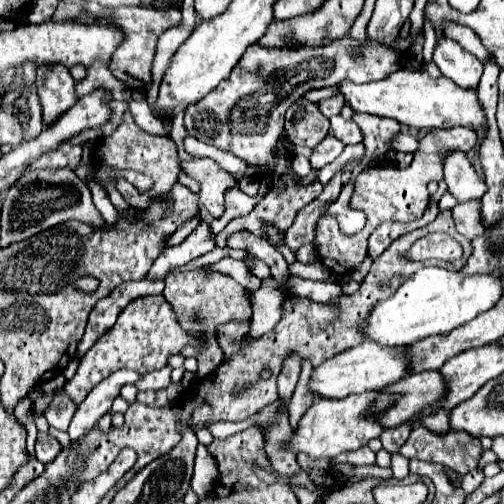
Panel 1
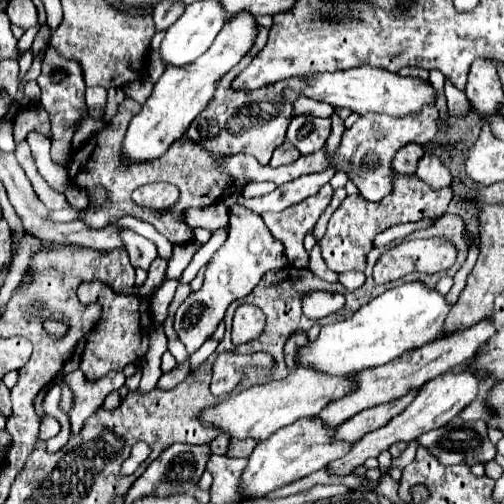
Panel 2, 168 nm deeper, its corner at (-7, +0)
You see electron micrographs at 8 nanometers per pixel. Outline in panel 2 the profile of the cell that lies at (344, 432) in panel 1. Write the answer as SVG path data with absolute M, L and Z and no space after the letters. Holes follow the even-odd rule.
M307 417L307 419L299 419L299 423L291 423L291 427L283 427L279 431L275 431L275 435L271 435L269 439L259 441L257 447L253 449L253 453L249 457L249 465L245 467L243 477L241 477L243 497L245 499L263 497L269 491L273 491L285 483L297 481L305 475L311 475L319 469L325 469L331 461L343 457L353 447L353 443L337 441L335 431L337 431L337 427L325 425L319 417Z

